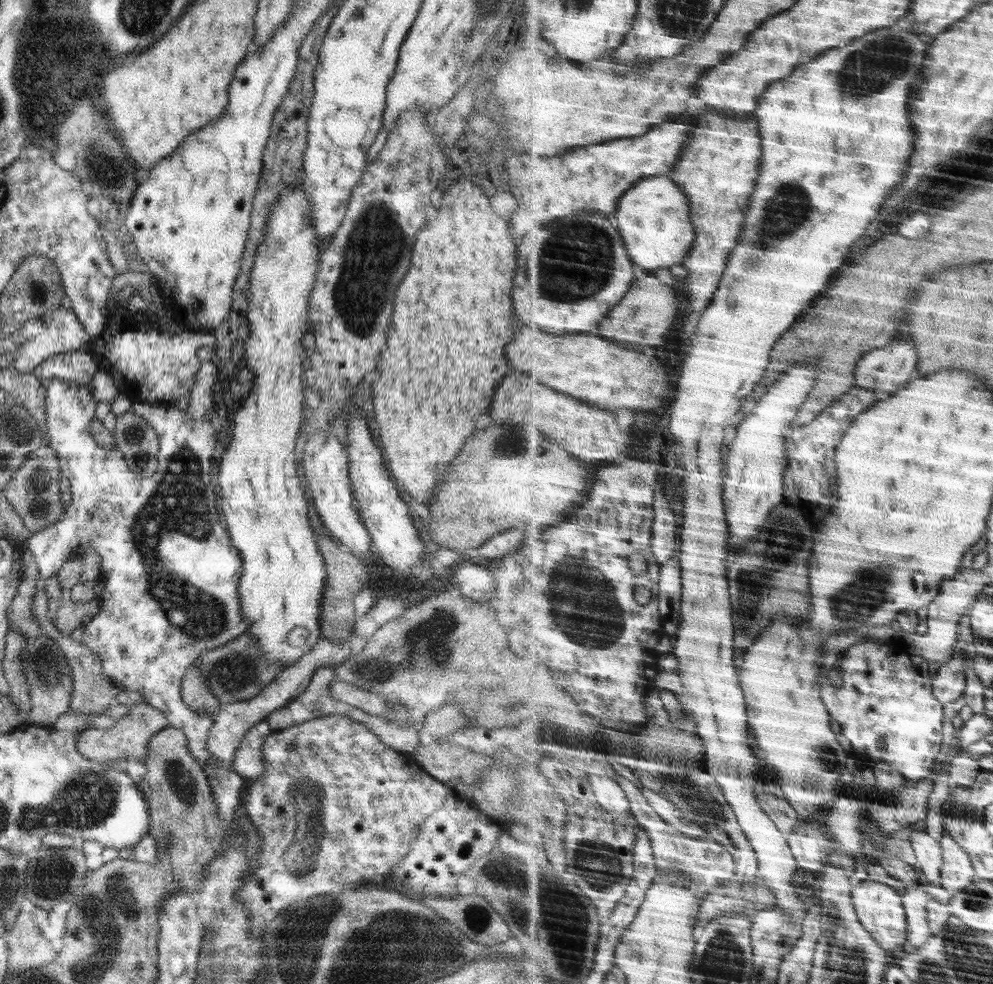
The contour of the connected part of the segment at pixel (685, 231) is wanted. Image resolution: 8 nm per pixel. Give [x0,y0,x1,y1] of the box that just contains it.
[613,176,696,272]

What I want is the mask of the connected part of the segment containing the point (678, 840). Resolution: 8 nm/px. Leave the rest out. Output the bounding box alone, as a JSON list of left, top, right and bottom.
[634,796,736,896]

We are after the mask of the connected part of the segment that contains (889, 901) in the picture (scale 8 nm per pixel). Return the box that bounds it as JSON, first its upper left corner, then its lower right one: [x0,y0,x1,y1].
[854,880,909,950]

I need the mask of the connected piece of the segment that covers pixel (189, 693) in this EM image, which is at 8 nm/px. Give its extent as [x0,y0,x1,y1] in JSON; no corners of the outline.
[181,663,221,716]

